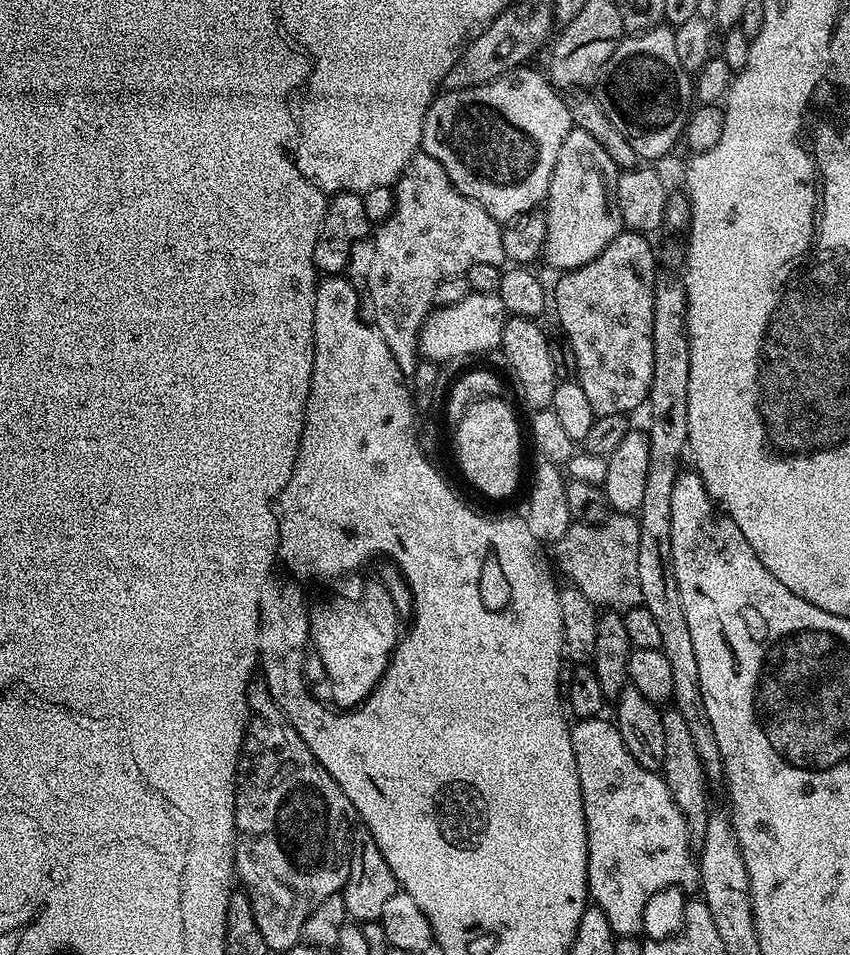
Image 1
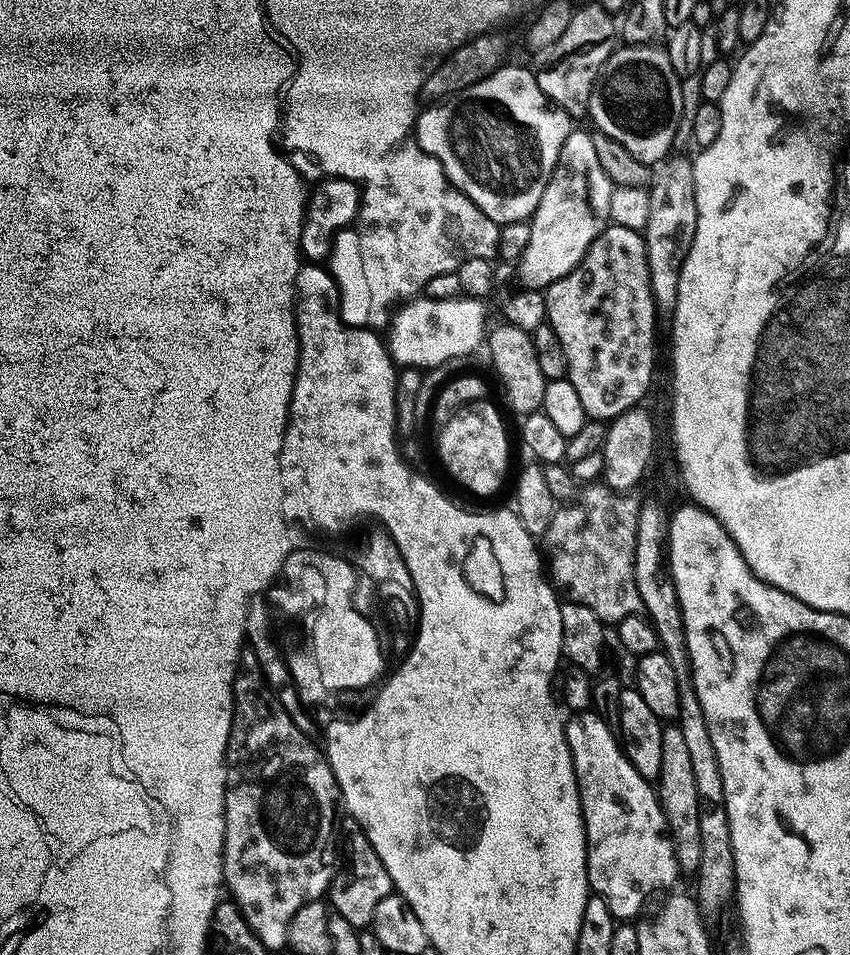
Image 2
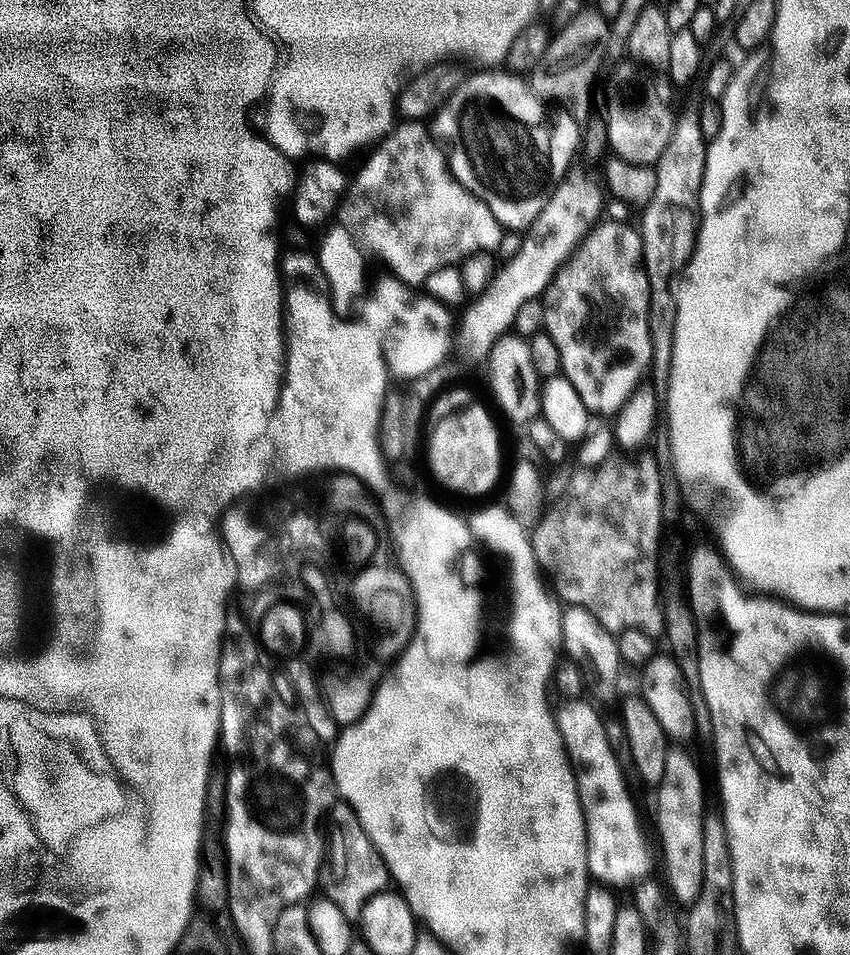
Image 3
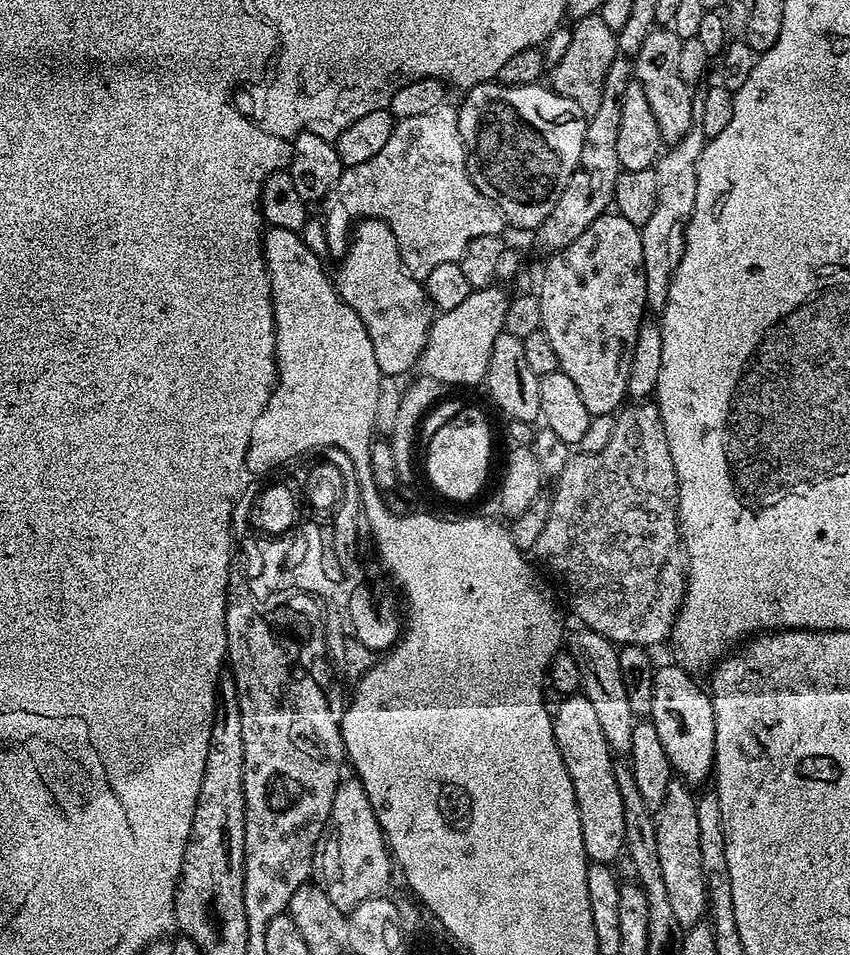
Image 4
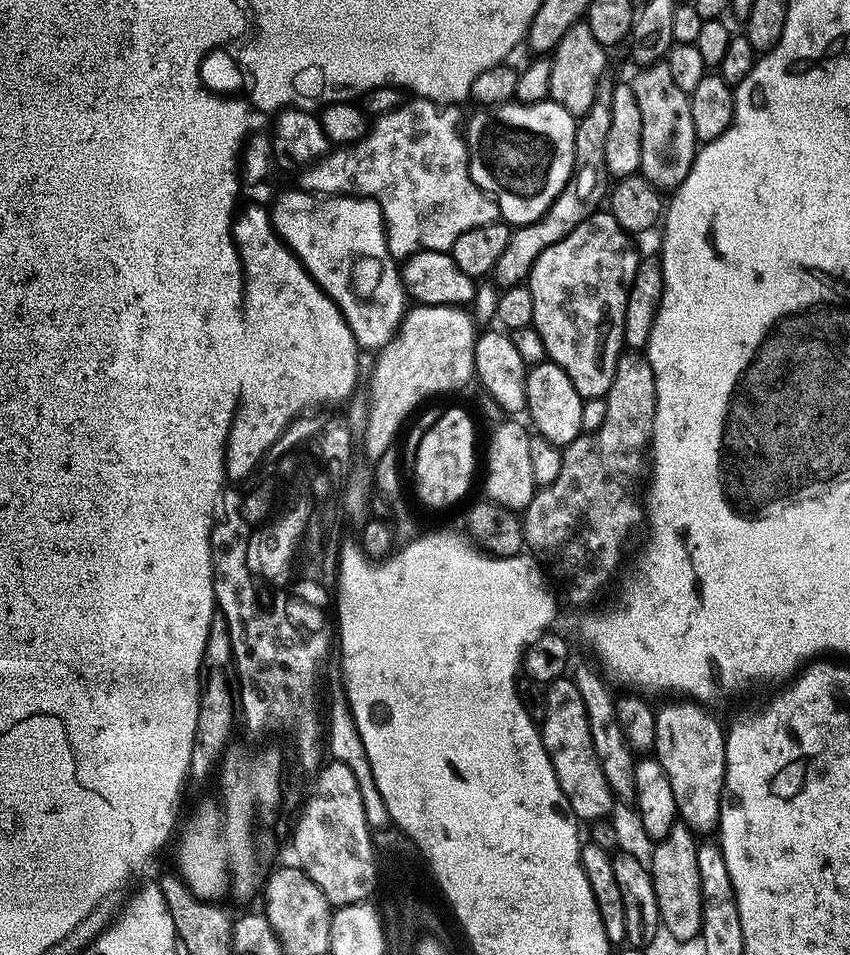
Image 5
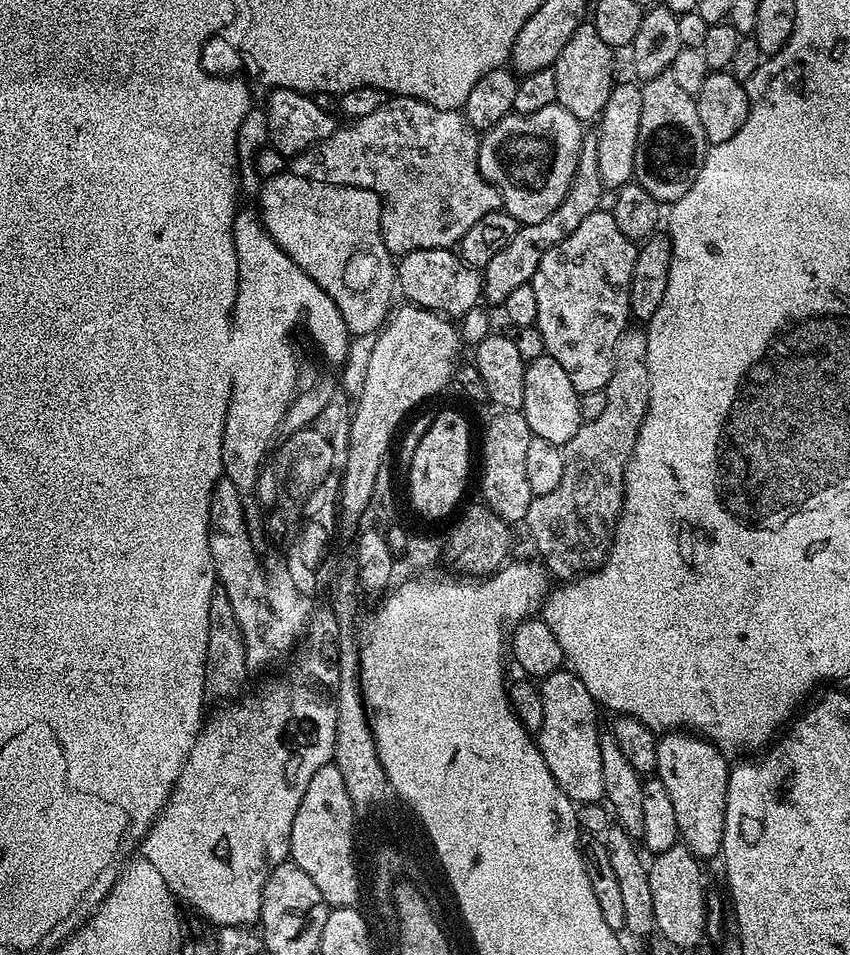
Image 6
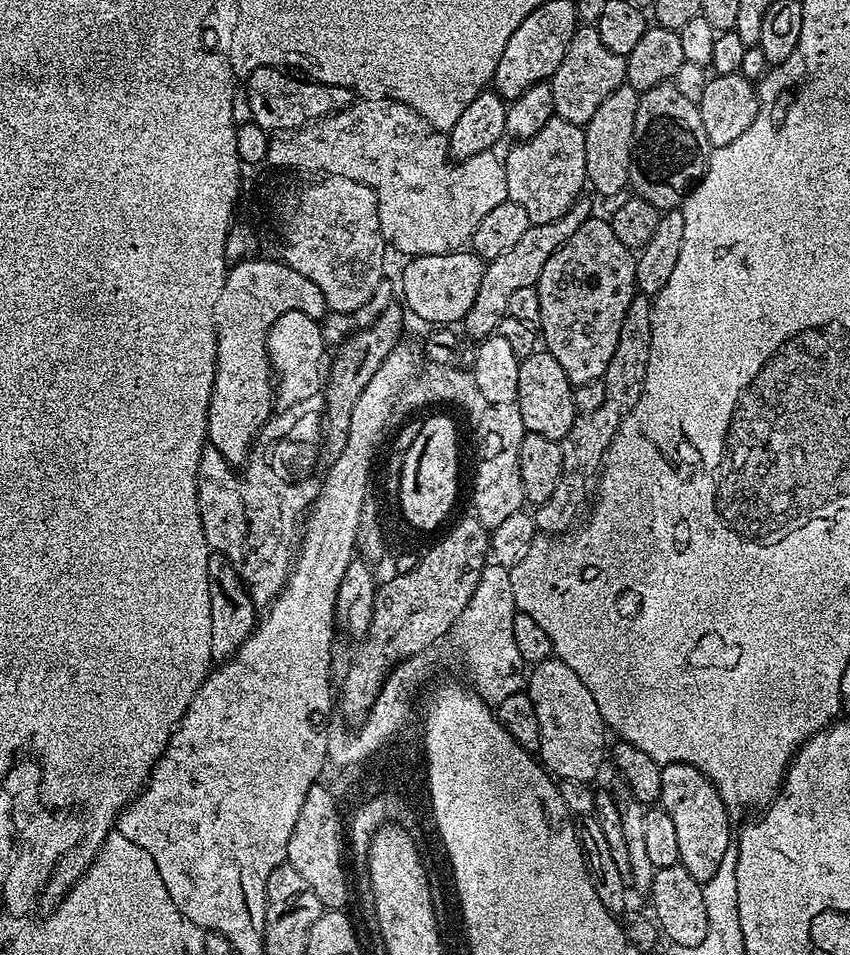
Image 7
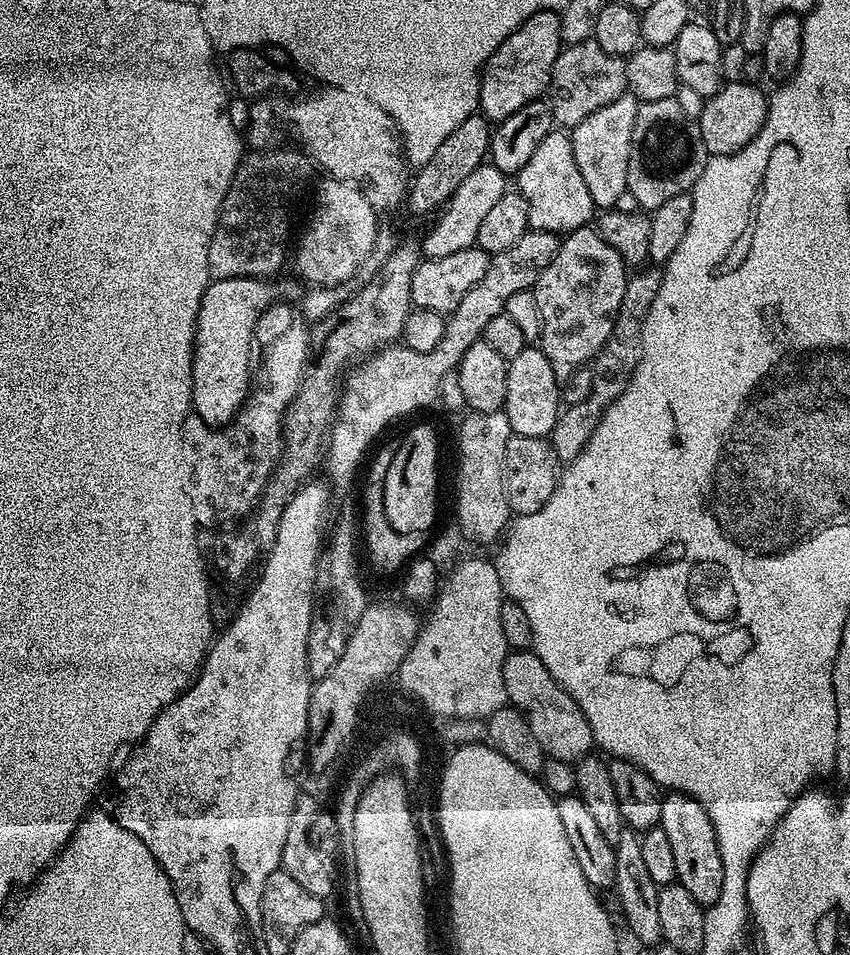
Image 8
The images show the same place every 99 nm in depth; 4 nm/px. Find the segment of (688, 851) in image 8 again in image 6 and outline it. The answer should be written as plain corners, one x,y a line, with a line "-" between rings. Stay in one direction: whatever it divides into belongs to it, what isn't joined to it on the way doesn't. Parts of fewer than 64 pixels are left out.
673,730
656,741
658,762
655,779
666,786
674,814
678,818
680,838
697,858
721,855
726,830
726,790
730,771
729,757
711,740
684,730

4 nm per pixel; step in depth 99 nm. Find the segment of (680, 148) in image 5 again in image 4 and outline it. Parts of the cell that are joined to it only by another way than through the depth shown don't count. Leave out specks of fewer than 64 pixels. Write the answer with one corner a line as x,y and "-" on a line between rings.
657,26
642,42
642,46
634,57
634,80
640,84
642,94
654,114
658,134
665,145
671,146
690,131
694,125
691,118
691,102
693,89
686,82
682,82
682,74
678,74
678,50
680,49
678,34
674,34
671,27

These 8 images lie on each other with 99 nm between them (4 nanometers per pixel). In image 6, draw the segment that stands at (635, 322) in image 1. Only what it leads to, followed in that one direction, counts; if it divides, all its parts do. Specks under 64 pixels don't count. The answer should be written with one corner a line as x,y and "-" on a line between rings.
598,210
594,214
590,214
590,218
582,218
578,230
574,230
574,234
570,234
570,238
562,238
562,242
558,242
558,246
550,246
550,250
546,250
546,254
542,254
542,262
538,262
538,270
534,270
531,286
538,301
538,318
534,327
542,334
546,355
554,358
554,362
558,362
558,366
562,366
562,370
566,370
566,374
570,377
570,383
574,385
574,390
581,394
603,392
605,386
610,382
610,374
614,374
616,343
624,329
630,324
628,311
630,306
630,278
634,274
636,249
637,245
630,238
626,238
626,234
622,234
622,230
618,230
618,222
614,222
611,211

